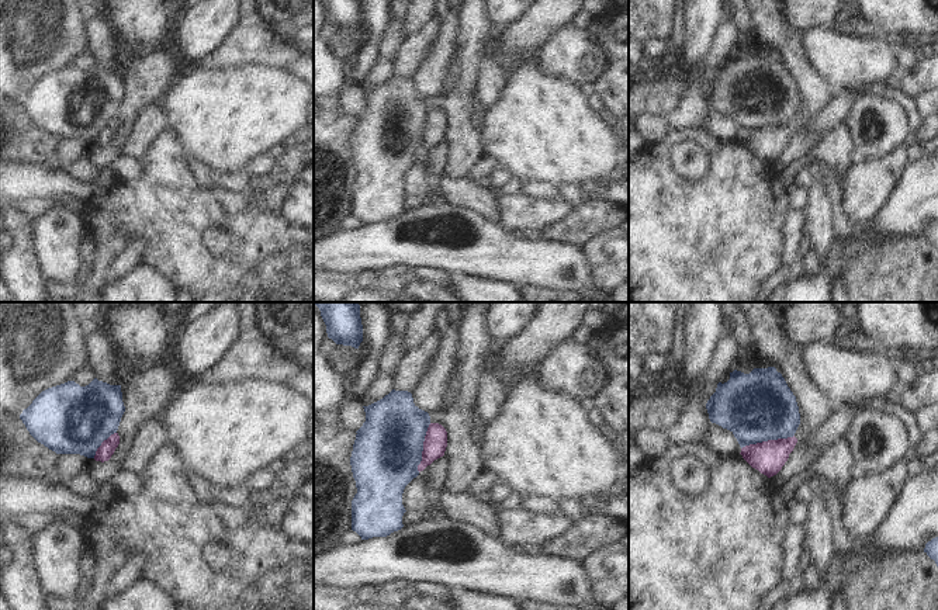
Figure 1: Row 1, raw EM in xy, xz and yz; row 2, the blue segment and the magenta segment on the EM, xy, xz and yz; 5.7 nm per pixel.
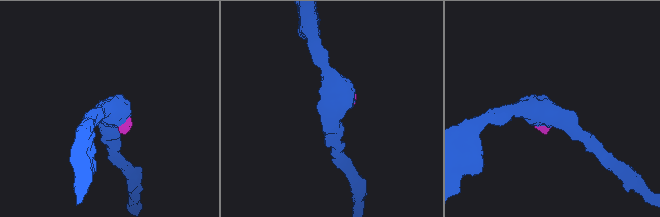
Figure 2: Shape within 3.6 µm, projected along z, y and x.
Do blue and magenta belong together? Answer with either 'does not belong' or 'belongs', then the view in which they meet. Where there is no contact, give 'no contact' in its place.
does not belong | yz

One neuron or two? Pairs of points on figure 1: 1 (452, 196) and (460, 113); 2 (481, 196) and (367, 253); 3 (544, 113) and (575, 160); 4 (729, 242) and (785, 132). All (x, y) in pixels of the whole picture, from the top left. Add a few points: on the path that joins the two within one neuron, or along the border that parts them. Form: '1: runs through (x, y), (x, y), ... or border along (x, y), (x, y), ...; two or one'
1: border along (442, 172), (449, 176), (466, 177); two
2: border along (442, 198), (449, 204), (473, 210), (490, 221); two
3: runs through (544, 124), (568, 149); one
4: border along (743, 144), (769, 163); two

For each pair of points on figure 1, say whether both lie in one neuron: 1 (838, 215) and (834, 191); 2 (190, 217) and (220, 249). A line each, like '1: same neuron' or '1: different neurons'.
1: same neuron
2: different neurons

